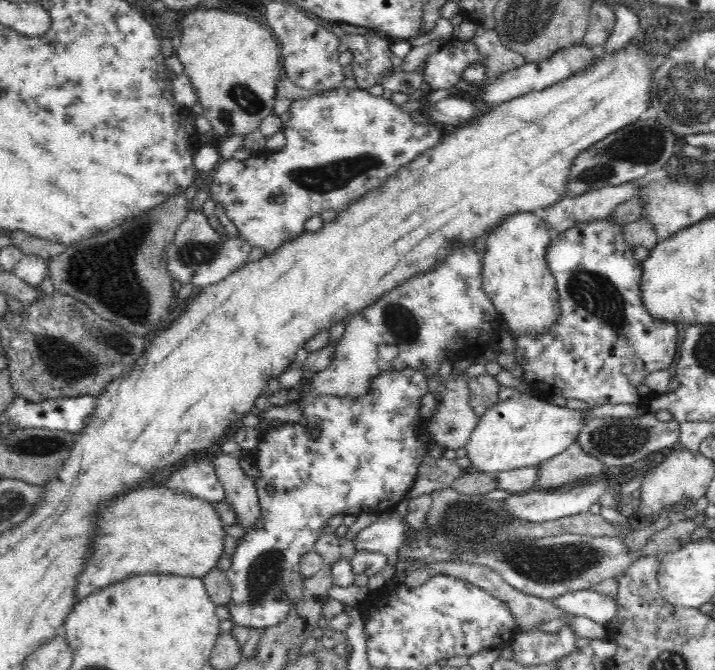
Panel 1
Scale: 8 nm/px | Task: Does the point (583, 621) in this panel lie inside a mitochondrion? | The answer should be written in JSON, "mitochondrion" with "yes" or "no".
{"mitochondrion":"no"}

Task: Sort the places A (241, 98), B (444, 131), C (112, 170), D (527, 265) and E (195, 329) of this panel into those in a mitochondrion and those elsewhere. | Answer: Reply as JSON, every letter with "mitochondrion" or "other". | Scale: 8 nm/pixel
{"A":"mitochondrion","B":"other","C":"other","D":"other","E":"other"}

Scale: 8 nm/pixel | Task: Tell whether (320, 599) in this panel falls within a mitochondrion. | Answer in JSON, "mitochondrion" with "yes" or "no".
{"mitochondrion":"no"}

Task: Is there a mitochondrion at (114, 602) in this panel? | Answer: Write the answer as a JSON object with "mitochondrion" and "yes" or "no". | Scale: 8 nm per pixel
{"mitochondrion":"no"}

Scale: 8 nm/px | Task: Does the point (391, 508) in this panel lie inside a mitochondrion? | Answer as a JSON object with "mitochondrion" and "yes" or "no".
{"mitochondrion":"no"}

